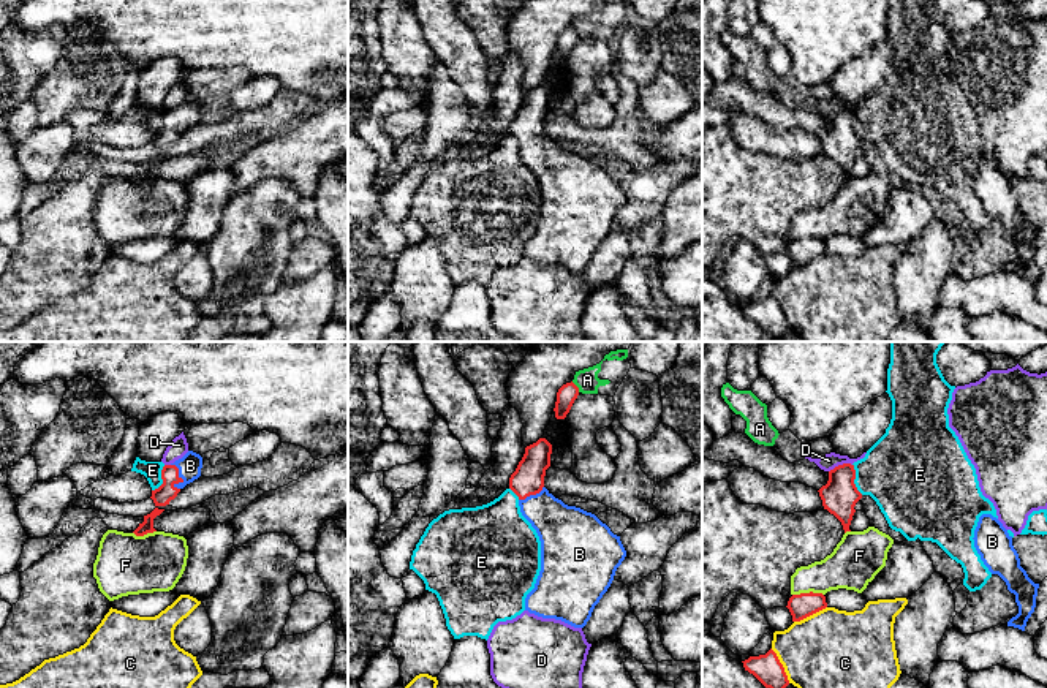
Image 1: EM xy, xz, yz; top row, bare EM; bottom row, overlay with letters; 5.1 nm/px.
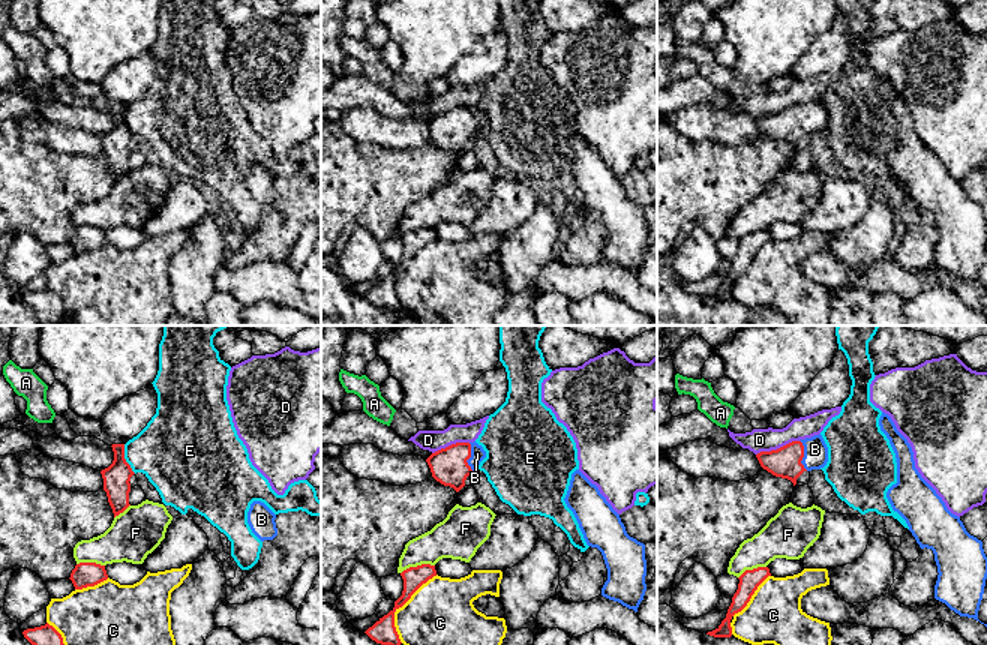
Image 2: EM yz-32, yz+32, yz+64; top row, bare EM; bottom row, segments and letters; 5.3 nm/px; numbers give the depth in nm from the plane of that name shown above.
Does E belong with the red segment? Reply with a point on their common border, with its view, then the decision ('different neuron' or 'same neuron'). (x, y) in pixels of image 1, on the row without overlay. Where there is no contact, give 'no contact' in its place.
yz (854, 124) | different neuron

